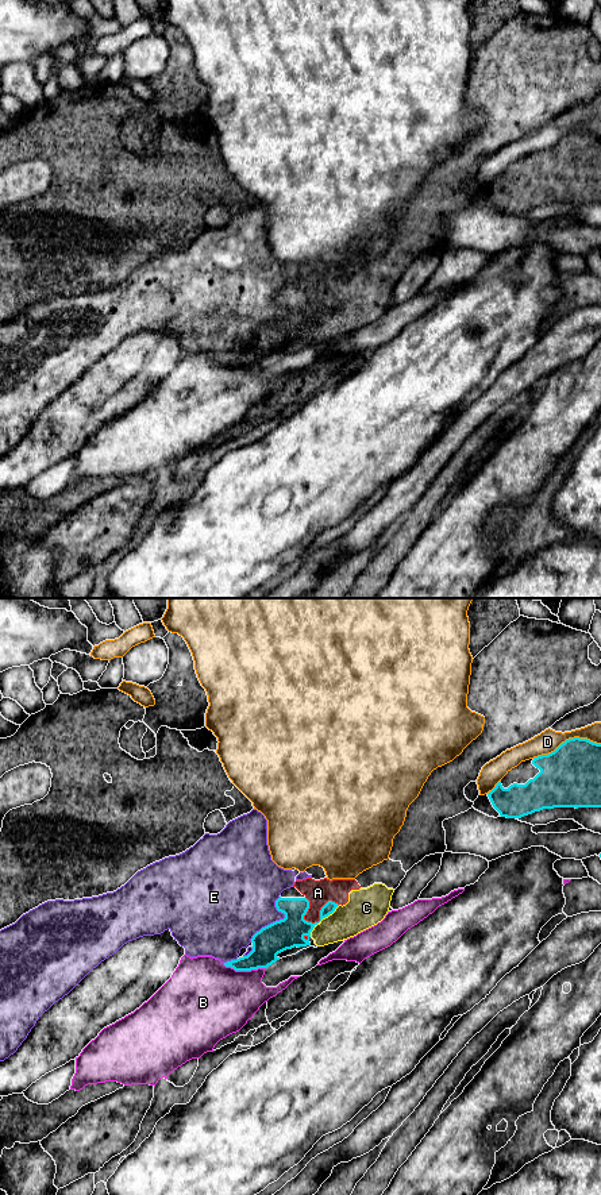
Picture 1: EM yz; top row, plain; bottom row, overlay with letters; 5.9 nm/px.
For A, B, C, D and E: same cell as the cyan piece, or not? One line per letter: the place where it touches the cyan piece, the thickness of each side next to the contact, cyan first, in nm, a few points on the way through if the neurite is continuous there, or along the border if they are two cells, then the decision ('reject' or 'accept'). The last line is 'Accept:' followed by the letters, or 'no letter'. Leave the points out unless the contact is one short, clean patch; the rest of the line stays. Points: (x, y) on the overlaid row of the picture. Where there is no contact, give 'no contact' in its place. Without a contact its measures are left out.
A: meets cyan in yz at (320, 914); 180 nm thick on the cyan side, 150 nm on the other; border along yz (338, 904), (328, 901), (318, 921), (303, 918); reject
B: meets cyan in yz at (245, 970); 180 nm thick on the cyan side, 420 nm on the other; reject
C: meets cyan in yz at (322, 918); 180 nm thick on the cyan side, 200 nm on the other; border along yz (339, 905), (318, 922), (309, 936); reject
D: meets cyan in yz at (566, 740); 360 nm thick on the cyan side, 140 nm on the other; reject
E: meets cyan in yz at (276, 921); 180 nm thick on the cyan side, 420 nm on the other; reject
Accept: no letter

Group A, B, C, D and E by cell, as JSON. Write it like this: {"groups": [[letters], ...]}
{"groups": [["A", "C", "E"], ["B"], ["D"]]}

